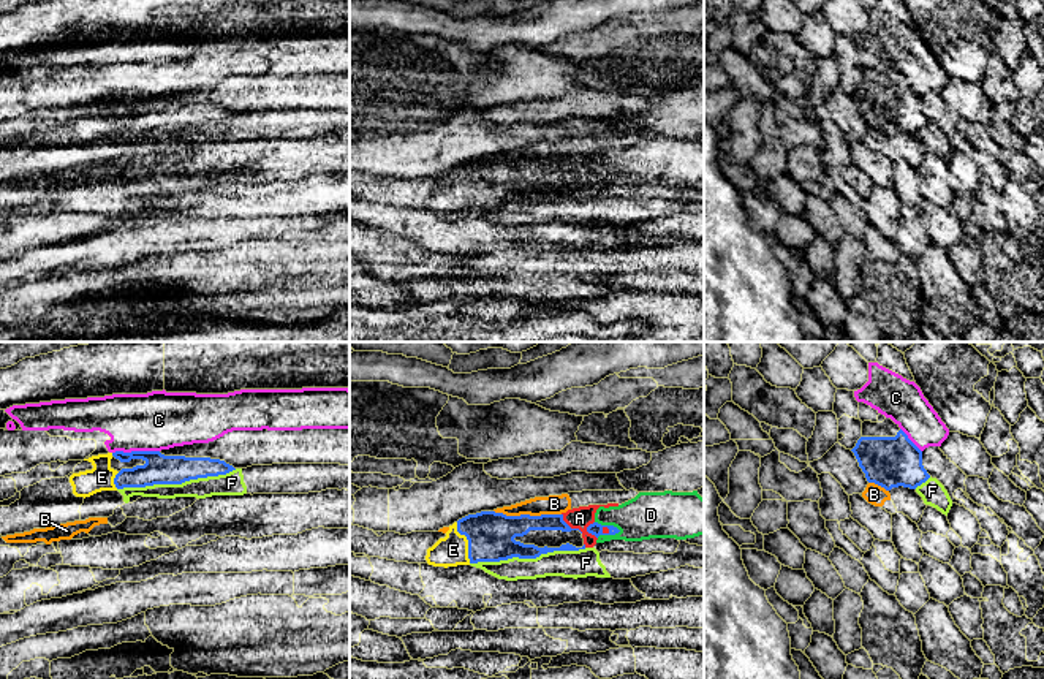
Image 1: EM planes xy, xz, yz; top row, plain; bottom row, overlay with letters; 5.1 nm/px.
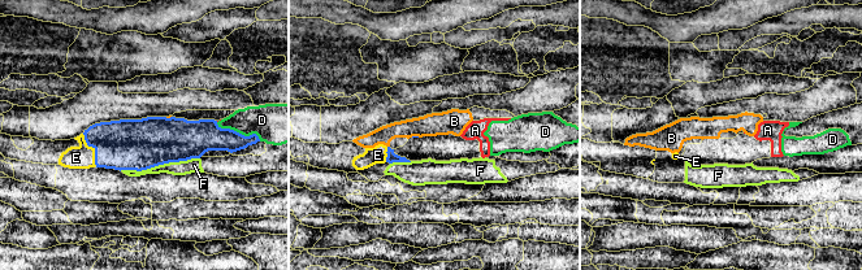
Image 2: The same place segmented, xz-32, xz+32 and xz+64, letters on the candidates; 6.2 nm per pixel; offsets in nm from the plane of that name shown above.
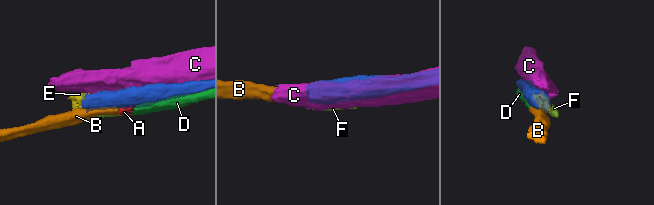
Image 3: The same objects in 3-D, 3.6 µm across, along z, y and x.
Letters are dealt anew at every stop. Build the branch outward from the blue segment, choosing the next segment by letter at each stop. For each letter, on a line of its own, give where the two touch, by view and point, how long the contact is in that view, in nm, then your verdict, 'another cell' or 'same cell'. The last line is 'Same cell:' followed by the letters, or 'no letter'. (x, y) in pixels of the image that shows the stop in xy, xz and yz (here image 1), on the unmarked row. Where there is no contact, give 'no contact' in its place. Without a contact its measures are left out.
A: meets blue in xz at (568, 171); contact 150 nm long; another cell
B: meets blue in xz at (527, 160); contact 340 nm long; another cell
C: meets blue in xy at (135, 97); contact 240 nm long; another cell
D: meets blue in xz at (608, 171); contact 140 nm long; another cell
E: meets blue in xz at (469, 187); contact 220 nm long; same cell
F: meets blue in xy at (176, 128); contact 600 nm long; another cell
Same cell: E

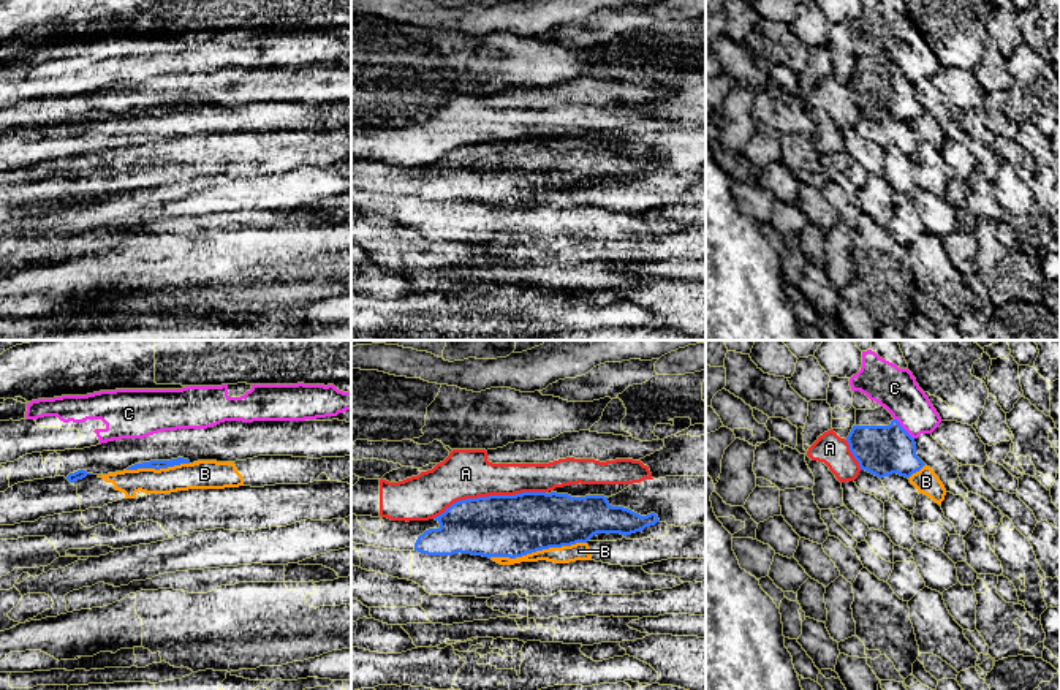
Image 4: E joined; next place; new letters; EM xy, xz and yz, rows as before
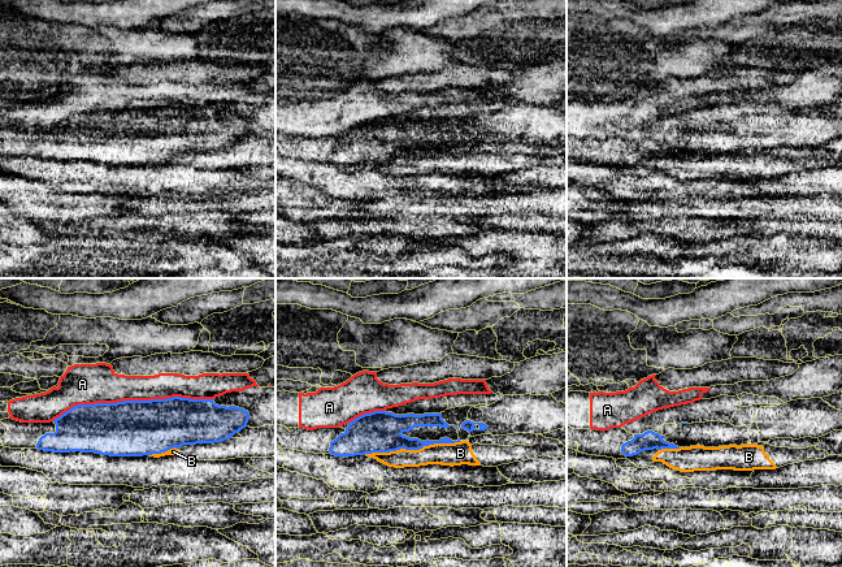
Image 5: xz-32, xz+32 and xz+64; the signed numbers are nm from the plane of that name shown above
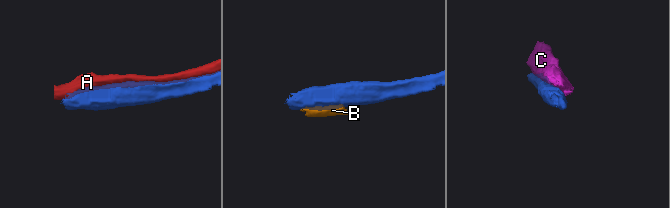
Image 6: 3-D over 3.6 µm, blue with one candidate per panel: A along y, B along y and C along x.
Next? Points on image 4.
A: meets blue in xz at (489, 141); contact 600 nm long; another cell
B: meets blue in xz at (537, 195); contact 500 nm long; another cell
C: meets blue in yz at (904, 75); contact 150 nm long; another cell
Same cell: no letter

